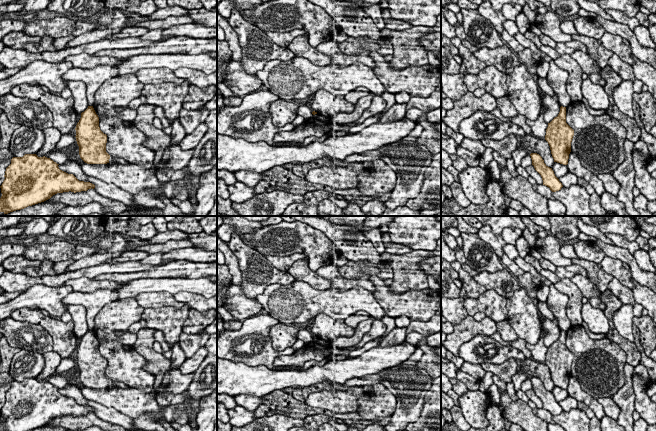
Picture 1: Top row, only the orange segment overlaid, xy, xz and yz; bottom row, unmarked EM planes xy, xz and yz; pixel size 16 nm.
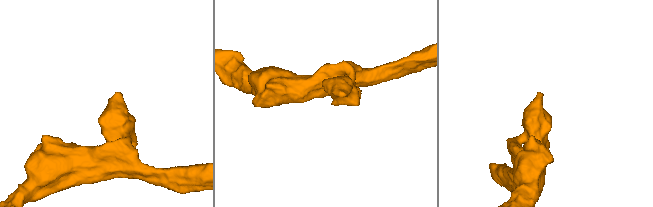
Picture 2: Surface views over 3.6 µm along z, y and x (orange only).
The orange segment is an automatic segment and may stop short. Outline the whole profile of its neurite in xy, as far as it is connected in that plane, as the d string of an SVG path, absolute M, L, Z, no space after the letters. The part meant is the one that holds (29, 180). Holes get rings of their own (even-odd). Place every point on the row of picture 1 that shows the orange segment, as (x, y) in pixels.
M36 154L13 157L0 186L0 212L8 214L21 210L44 202L57 193L95 188L94 184L79 181L73 174L60 170L58 165L50 158Z

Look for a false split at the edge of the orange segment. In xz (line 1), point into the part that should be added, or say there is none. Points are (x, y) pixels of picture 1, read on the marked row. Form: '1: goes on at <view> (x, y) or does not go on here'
1: does not go on here

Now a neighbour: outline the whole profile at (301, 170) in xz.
M323 157L321 159L316 159L309 163L300 163L298 165L295 165L293 166L292 172L301 178L305 178L308 171L313 168L319 168L322 166L331 167L333 165L334 165L334 162L332 162L329 158Z

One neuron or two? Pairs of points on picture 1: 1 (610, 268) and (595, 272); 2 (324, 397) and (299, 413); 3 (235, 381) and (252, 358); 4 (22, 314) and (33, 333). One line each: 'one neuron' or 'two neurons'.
1: two neurons
2: two neurons
3: two neurons
4: two neurons

